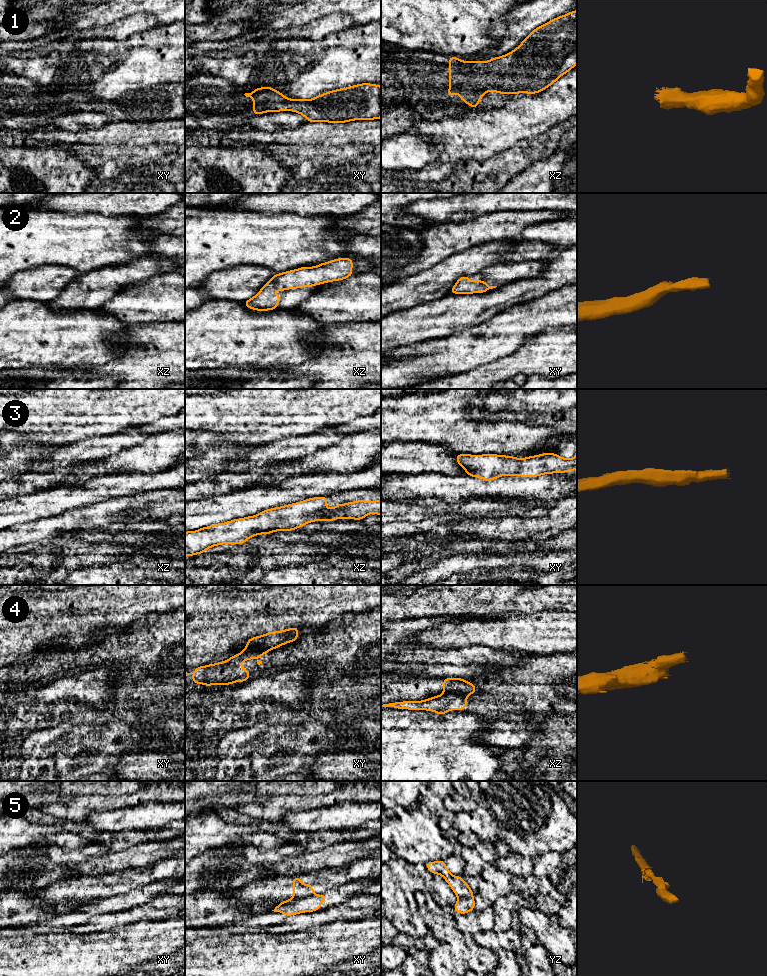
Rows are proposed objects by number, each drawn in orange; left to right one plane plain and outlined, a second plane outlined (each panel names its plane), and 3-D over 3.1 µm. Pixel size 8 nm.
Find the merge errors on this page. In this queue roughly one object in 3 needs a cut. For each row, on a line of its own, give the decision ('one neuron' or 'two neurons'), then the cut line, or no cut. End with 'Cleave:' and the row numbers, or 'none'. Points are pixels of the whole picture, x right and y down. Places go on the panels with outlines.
1: one neuron; no cut
2: one neuron; no cut
3: one neuron; no cut
4: two neurons; cut in xz along (443, 693), (460, 693), (466, 697)
5: two neurons; cut in xy along (314, 894), (308, 897), (293, 898)
Cleave: 4, 5

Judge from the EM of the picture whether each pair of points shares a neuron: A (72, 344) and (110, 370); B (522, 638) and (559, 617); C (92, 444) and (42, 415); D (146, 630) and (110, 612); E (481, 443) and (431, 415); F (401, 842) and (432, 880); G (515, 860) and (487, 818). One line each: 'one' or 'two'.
A: two
B: one
C: two
D: two
E: one
F: two
G: two

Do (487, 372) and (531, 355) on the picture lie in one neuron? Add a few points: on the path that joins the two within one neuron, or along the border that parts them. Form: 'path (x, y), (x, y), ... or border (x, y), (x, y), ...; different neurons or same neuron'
path (498, 371), (520, 362); same neuron

